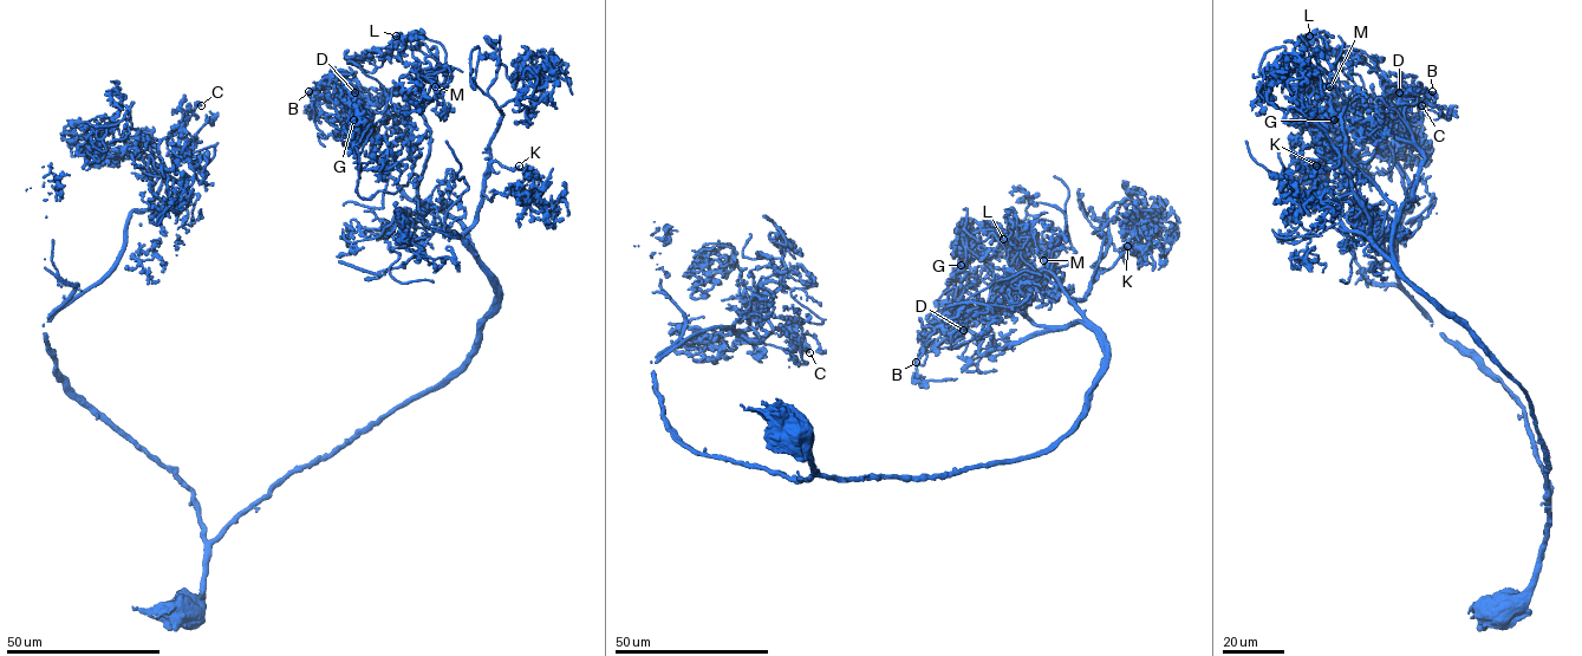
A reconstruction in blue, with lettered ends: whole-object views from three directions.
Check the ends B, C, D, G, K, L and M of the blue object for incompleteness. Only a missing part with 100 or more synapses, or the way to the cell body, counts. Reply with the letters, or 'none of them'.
B, K, L

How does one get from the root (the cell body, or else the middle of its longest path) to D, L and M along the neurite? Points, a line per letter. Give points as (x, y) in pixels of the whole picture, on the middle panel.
D: (798, 435), (841, 478), (1046, 453), (1104, 341), (1071, 323), (923, 351), (963, 330)
L: (798, 435), (841, 478), (1046, 453), (1104, 341), (1027, 317), (1029, 272), (1053, 255), (1003, 239)
M: (798, 435), (841, 478), (1046, 453), (1104, 341), (1027, 317), (1041, 242), (1043, 260)

